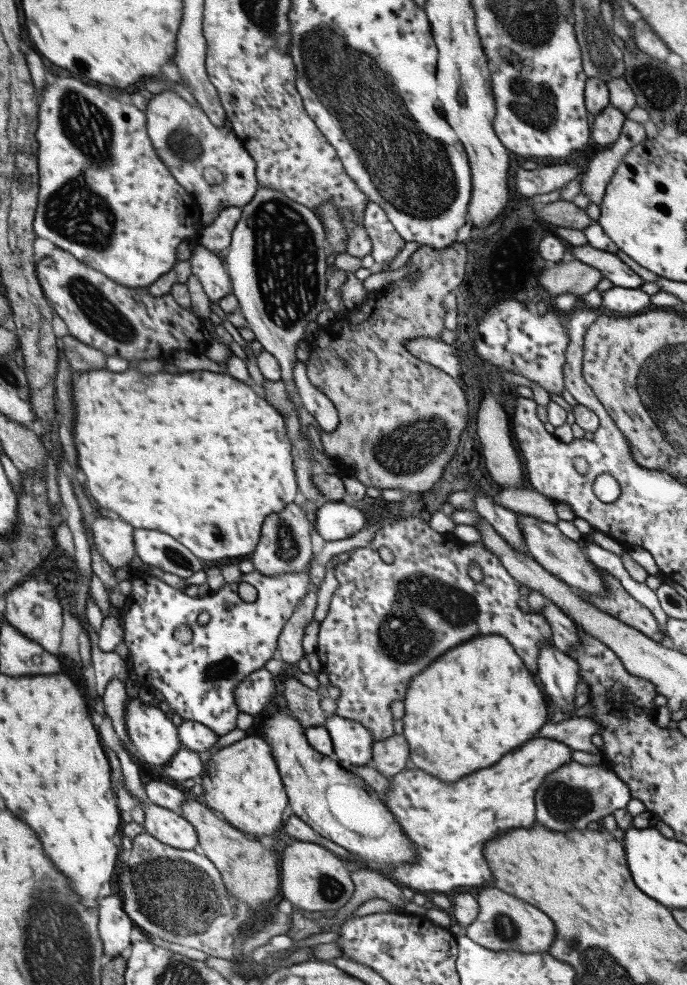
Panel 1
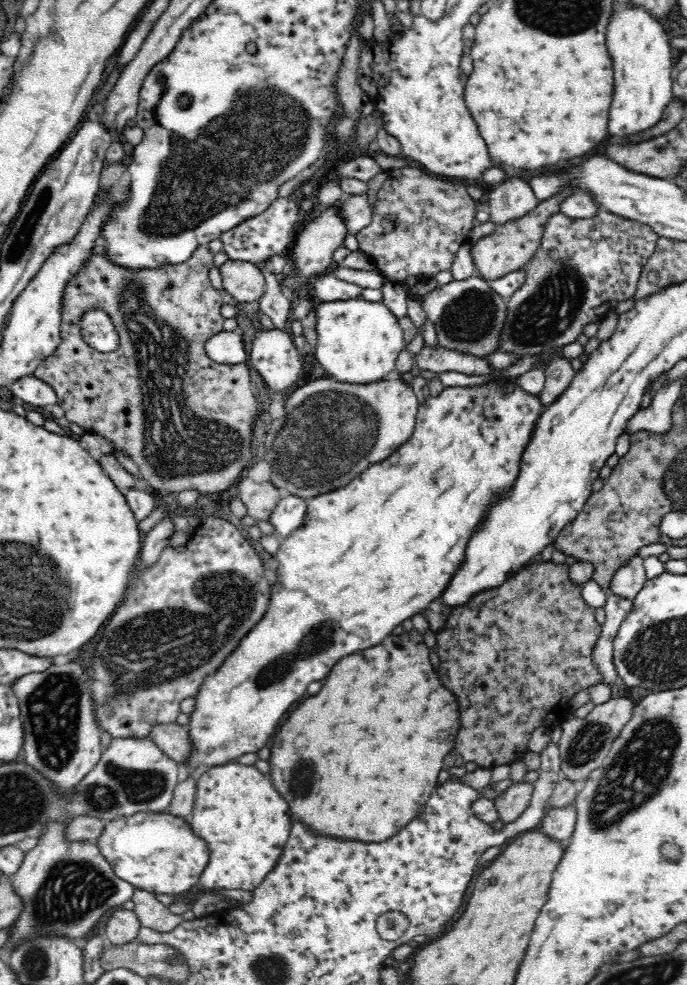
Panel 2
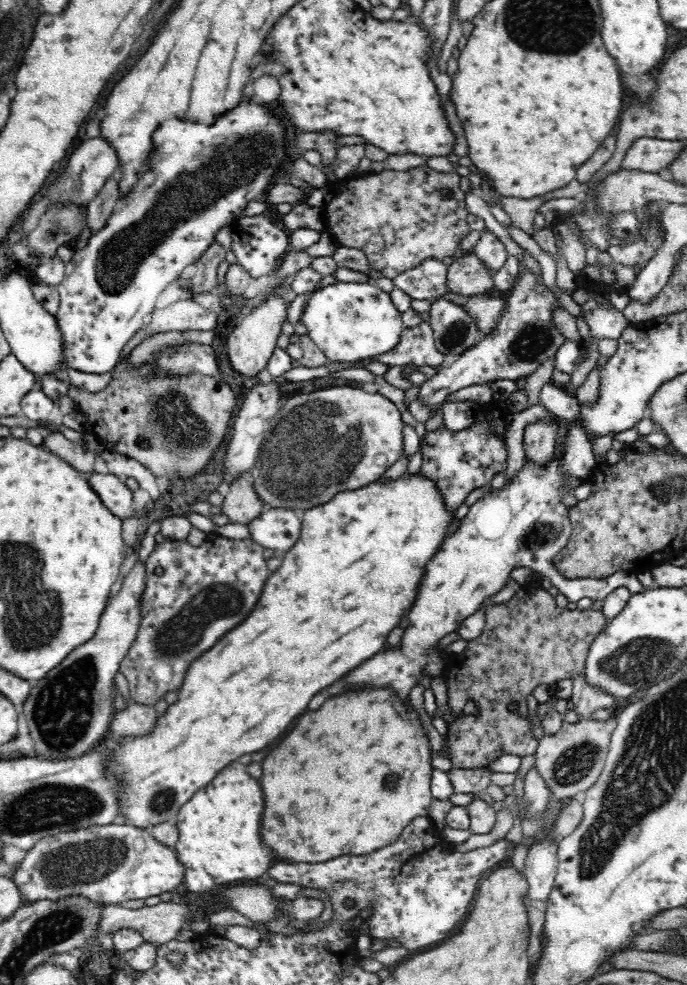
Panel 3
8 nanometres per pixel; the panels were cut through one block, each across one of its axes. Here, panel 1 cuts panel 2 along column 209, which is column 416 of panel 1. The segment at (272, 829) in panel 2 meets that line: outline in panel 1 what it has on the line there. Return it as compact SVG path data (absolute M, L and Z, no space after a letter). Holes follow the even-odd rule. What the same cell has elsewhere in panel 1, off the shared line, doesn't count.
M533 738L497 764L473 772L453 784L443 784L423 770L403 770L391 778L391 790L381 798L399 822L405 836L417 848L417 864L381 872L409 890L445 894L451 890L487 888L491 872L483 858L483 846L511 828L529 828L535 822L533 798L547 776L573 762L573 750L559 740Z

